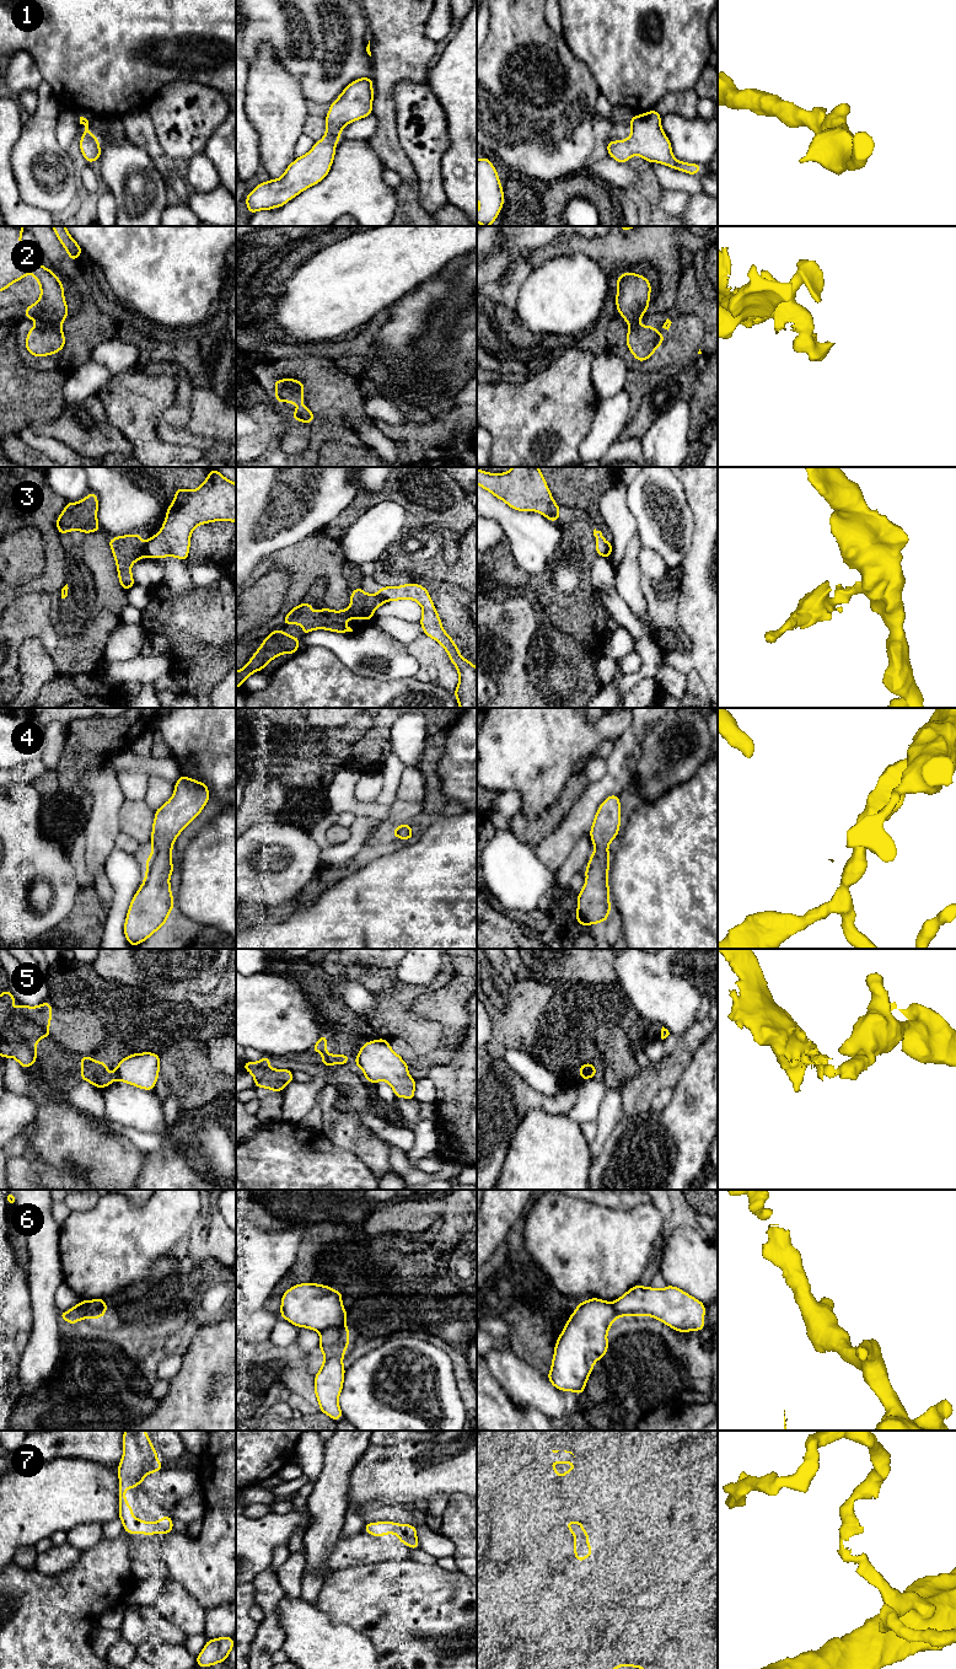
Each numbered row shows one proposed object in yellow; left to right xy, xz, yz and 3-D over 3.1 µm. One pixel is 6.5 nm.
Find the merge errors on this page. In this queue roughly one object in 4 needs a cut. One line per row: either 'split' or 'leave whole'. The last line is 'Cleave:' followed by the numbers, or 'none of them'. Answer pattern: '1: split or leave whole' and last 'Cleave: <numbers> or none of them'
1: leave whole
2: split
3: split
4: leave whole
5: split
6: split
7: leave whole
Cleave: 2, 3, 5, 6

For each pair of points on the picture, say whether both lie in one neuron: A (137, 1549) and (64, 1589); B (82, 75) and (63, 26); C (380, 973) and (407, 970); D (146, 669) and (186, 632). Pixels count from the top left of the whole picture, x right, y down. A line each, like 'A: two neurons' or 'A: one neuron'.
A: two neurons
B: one neuron
C: two neurons
D: two neurons

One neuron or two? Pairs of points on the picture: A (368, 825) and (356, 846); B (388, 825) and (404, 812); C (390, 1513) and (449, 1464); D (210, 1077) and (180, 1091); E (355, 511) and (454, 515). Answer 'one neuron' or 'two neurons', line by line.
A: one neuron
B: one neuron
C: two neurons
D: one neuron
E: one neuron

